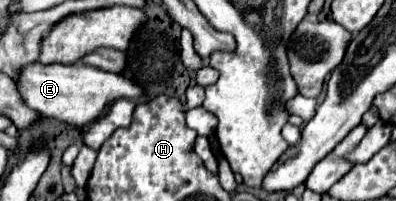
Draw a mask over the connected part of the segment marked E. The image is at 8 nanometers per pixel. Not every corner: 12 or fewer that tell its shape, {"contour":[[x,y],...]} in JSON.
{"contour":[[30,65],[24,101],[84,127],[116,99],[144,97],[124,75],[90,65]]}

